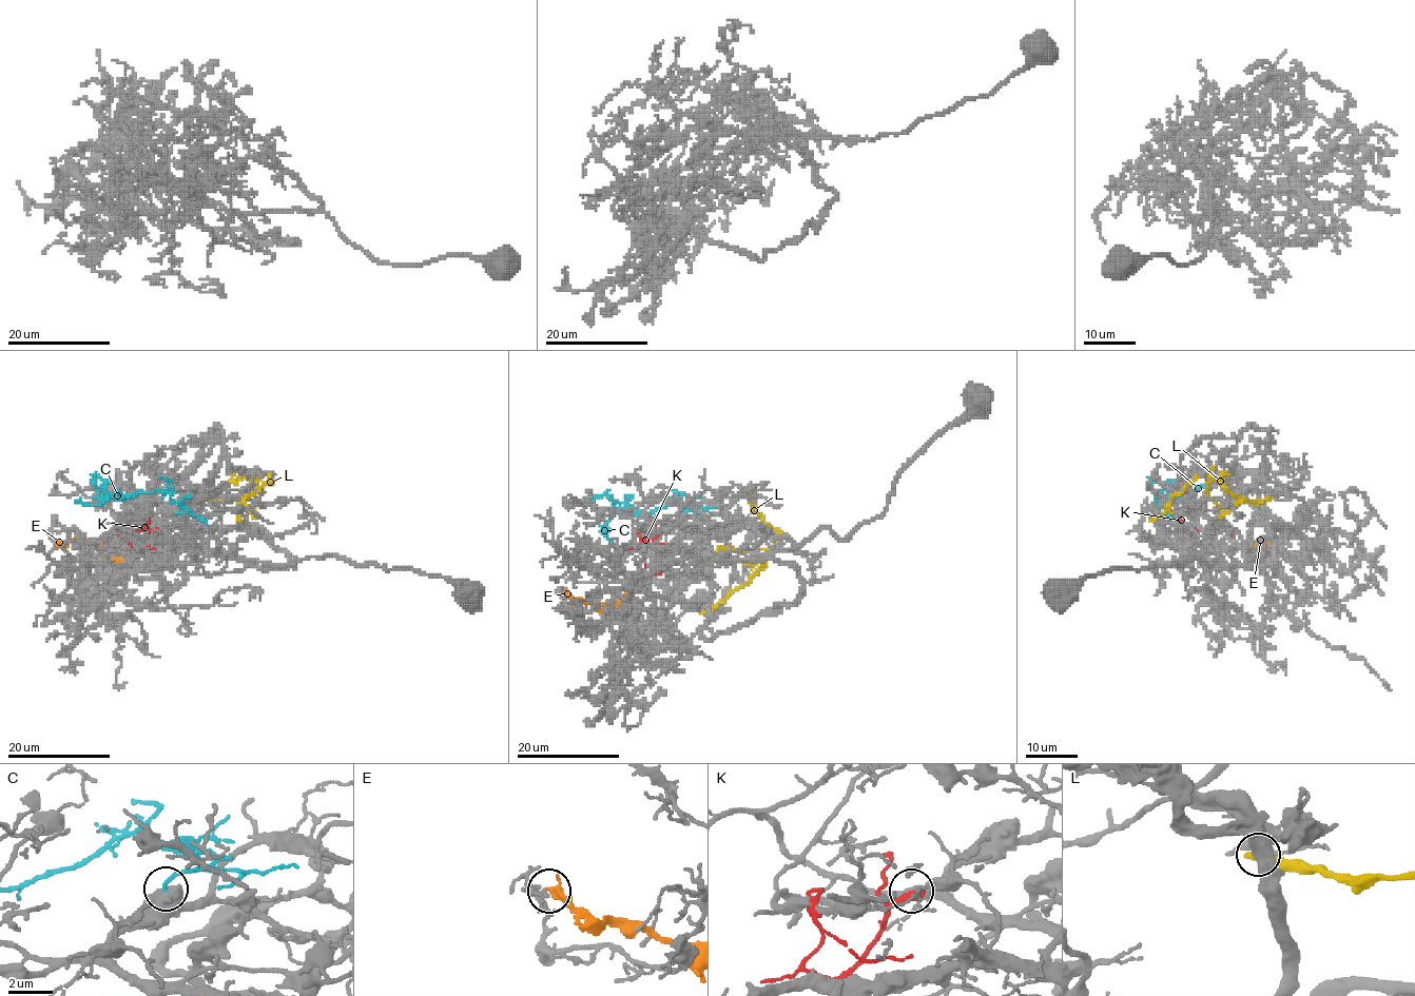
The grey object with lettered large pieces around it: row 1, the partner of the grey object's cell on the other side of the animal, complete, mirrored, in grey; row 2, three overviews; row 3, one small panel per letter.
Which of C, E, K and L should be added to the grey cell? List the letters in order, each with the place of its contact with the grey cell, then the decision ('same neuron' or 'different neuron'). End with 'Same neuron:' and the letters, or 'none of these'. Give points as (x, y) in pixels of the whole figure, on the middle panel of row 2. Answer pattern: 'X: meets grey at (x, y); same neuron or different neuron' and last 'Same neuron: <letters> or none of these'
C: meets grey at (683, 513); same neuron
E: meets grey at (564, 592); different neuron
K: meets grey at (662, 529); different neuron
L: meets grey at (702, 611); different neuron
Same neuron: C

